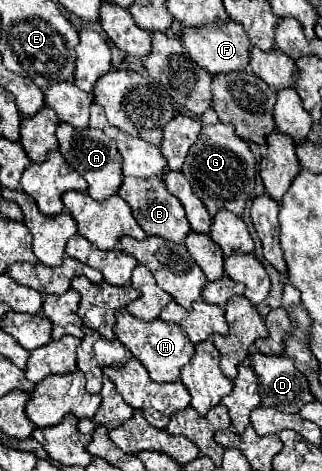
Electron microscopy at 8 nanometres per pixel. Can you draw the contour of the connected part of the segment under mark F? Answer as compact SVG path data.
M229 20L227 24L207 24L201 28L183 28L181 32L181 40L185 50L191 54L191 58L207 72L211 74L227 74L227 72L245 72L245 68L249 66L249 38L243 32L243 28L239 24L235 24L233 20Z

